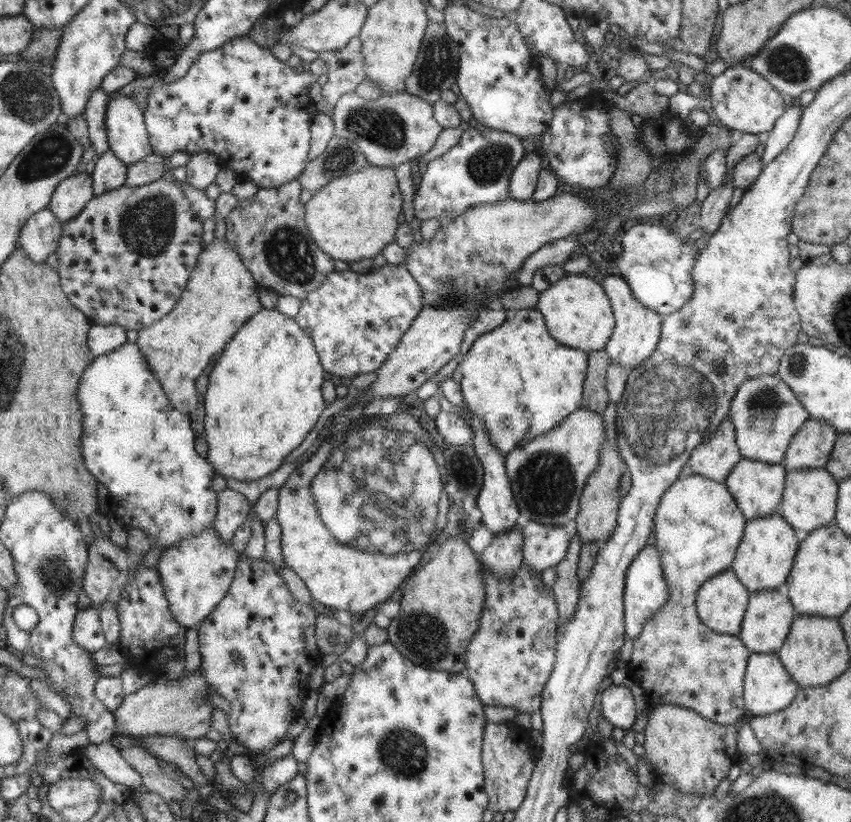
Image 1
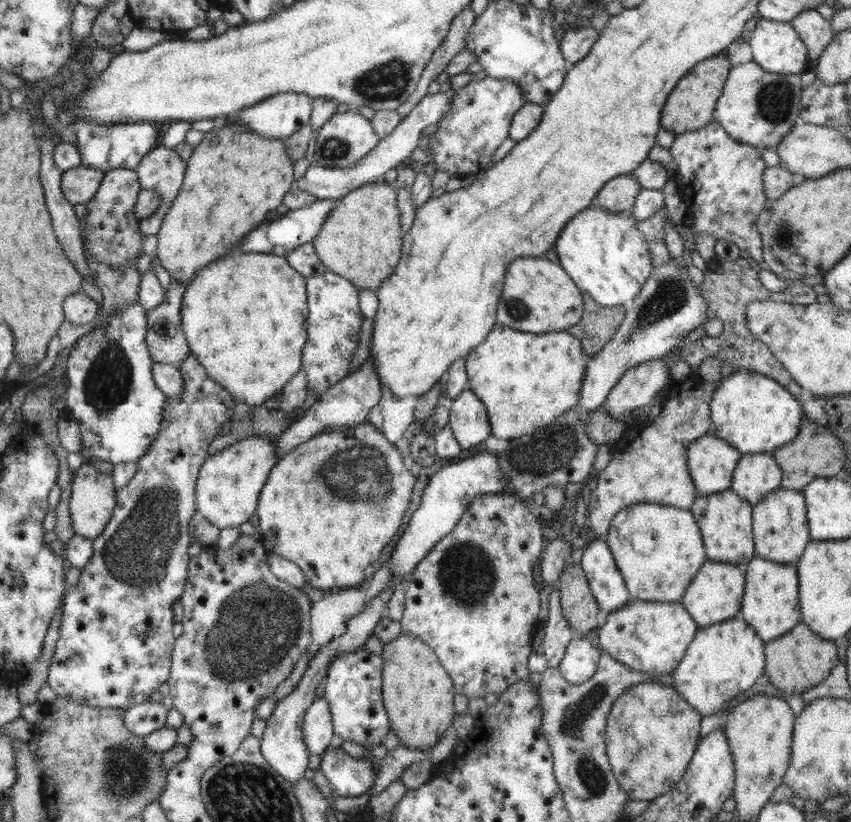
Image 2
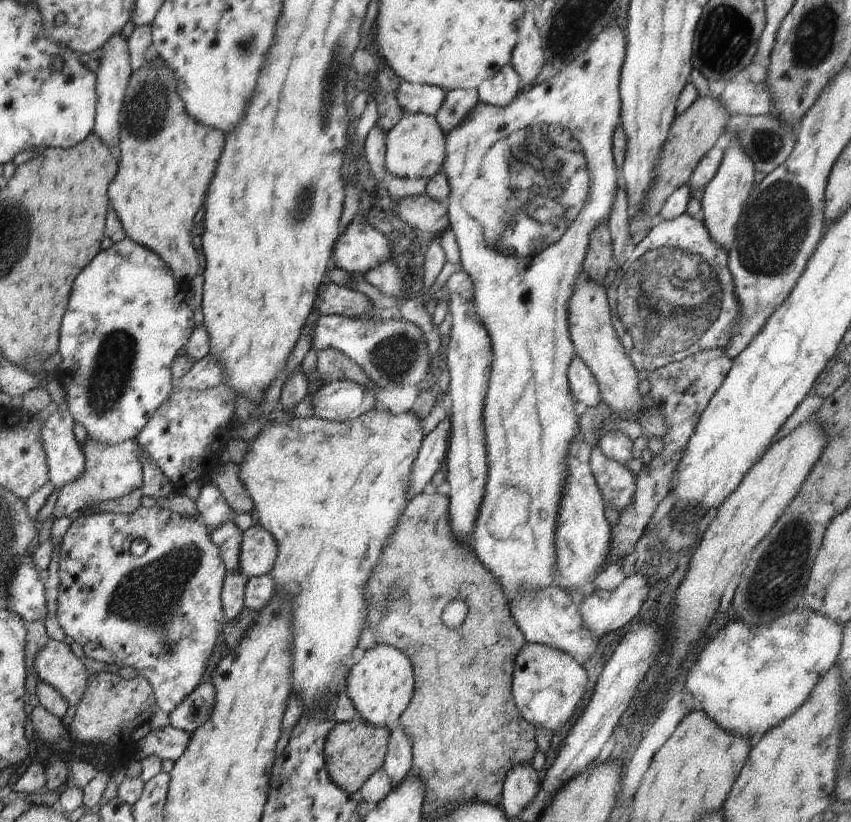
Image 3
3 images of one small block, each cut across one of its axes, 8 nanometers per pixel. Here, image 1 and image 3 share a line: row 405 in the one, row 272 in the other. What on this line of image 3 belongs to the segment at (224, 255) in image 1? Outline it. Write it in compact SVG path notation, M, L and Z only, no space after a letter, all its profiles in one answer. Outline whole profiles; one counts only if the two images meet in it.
M156 54L153 57L154 60L145 59L140 68L131 72L128 80L128 88L126 88L124 94L124 107L120 112L119 166L117 167L114 180L112 180L108 186L108 196L110 200L112 200L112 204L114 204L114 208L116 208L116 214L122 223L127 238L146 246L146 248L152 250L154 254L158 254L158 256L168 264L168 268L172 270L174 278L176 278L178 282L182 282L186 285L191 278L194 278L198 274L199 268L197 252L194 250L192 236L190 236L190 232L194 226L194 216L196 216L196 212L200 210L200 206L204 204L210 180L212 180L212 176L214 176L216 164L218 164L218 160L220 160L224 148L225 134L220 132L220 130L216 130L216 128L210 128L210 126L198 122L193 116L190 116L189 112L186 112L186 107L180 96L178 96L178 88L176 88L177 80L174 78L174 72L170 72L170 68L166 66L166 62L164 62L159 55Z

